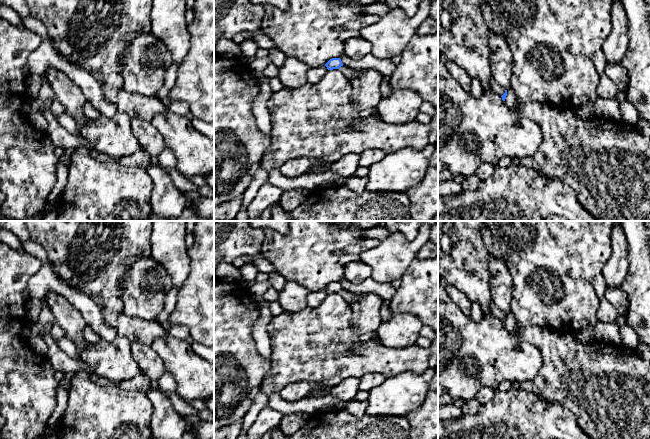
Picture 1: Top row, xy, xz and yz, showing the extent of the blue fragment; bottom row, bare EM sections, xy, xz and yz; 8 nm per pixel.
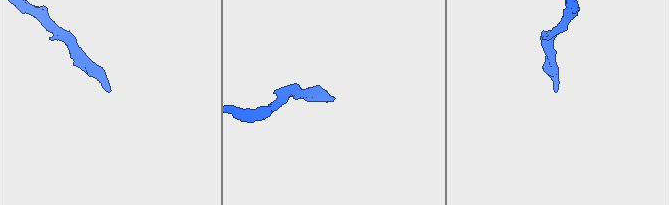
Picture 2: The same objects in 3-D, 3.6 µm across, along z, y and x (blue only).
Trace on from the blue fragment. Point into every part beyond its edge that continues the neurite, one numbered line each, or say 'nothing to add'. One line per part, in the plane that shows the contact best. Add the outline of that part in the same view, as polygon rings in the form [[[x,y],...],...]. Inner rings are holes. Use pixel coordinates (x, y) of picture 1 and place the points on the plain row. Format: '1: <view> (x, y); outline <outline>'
1: yz (511, 325); outline [[[507,314],[507,320],[504,327],[513,335],[518,335],[518,332],[521,330],[515,321],[515,318],[511,314]]]

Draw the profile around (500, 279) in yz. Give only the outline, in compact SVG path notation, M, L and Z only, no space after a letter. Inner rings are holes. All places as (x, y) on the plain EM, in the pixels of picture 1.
M489 256L490 291L495 305L504 313L510 314L512 301L512 278L506 264Z

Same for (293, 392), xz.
M296 382L293 384L288 384L284 387L279 395L283 400L288 402L296 402L303 398L308 398L313 392L319 392L323 390L329 390L331 387L325 387L313 382Z

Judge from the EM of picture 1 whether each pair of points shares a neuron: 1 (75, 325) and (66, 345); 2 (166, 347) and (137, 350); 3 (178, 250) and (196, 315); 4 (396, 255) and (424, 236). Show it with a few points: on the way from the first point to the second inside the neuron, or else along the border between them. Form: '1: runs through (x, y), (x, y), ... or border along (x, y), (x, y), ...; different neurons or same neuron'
1: border along (64, 336), (74, 344), (79, 355); different neurons
2: border along (150, 346), (165, 368); different neurons
3: border along (188, 255), (189, 275), (179, 288); different neurons
4: runs through (403, 252), (417, 243); same neuron

